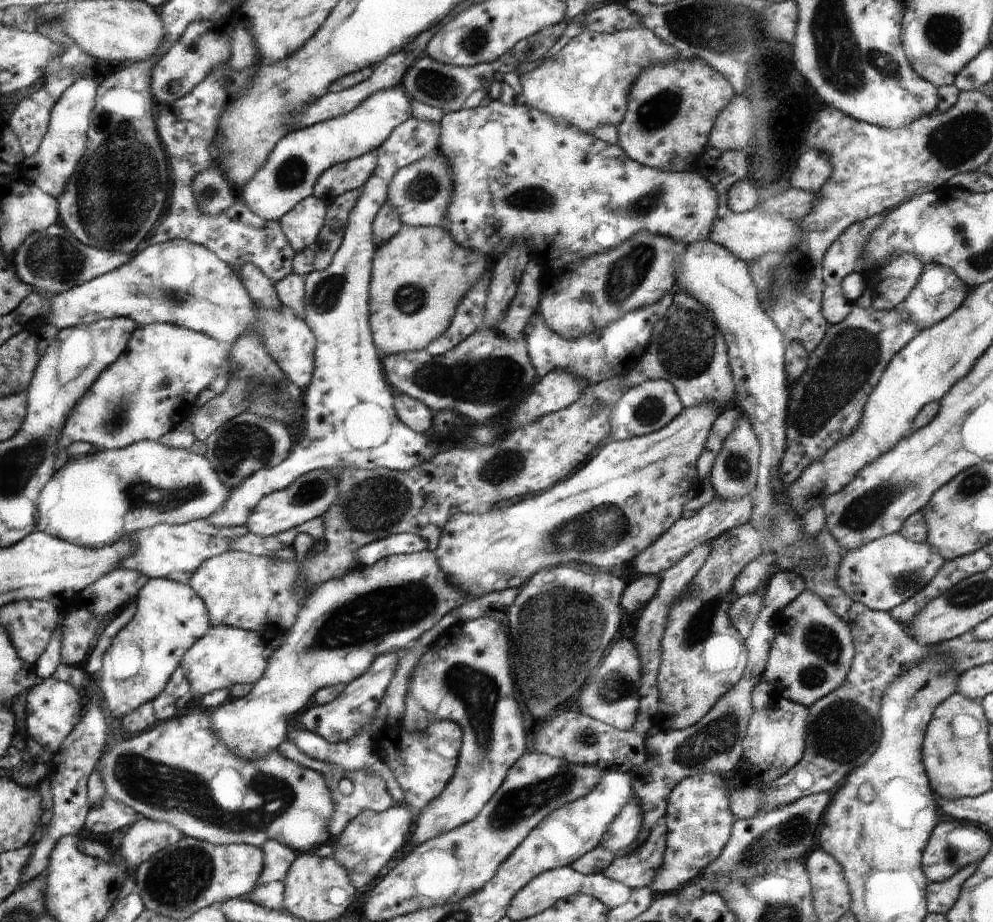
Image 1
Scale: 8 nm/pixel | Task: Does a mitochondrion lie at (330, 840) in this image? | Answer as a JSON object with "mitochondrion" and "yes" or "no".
{"mitochondrion":"no"}

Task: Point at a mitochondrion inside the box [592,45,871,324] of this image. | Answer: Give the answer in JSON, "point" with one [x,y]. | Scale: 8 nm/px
{"point":[628,273]}

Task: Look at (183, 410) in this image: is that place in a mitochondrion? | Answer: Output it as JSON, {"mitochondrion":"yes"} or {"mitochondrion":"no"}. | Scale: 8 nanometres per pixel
{"mitochondrion":"no"}

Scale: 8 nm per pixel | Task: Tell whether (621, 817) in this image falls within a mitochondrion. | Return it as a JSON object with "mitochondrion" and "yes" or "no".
{"mitochondrion":"no"}

